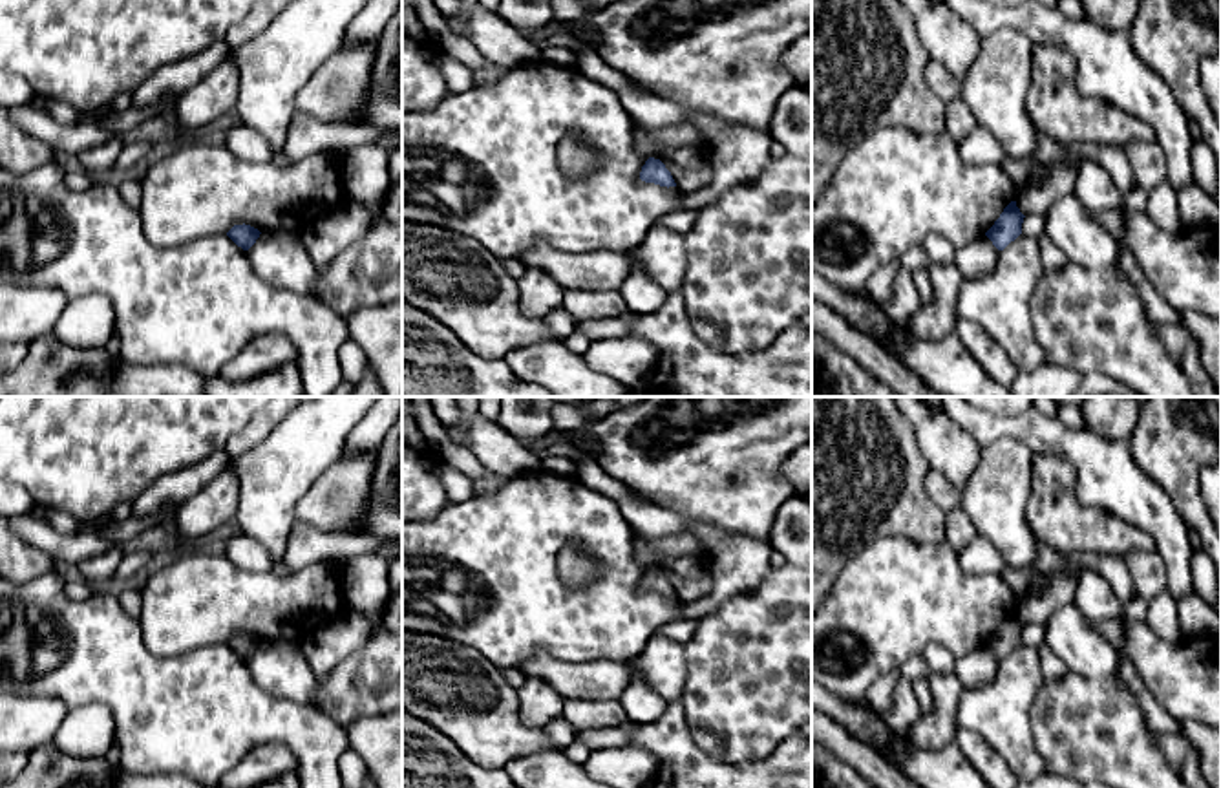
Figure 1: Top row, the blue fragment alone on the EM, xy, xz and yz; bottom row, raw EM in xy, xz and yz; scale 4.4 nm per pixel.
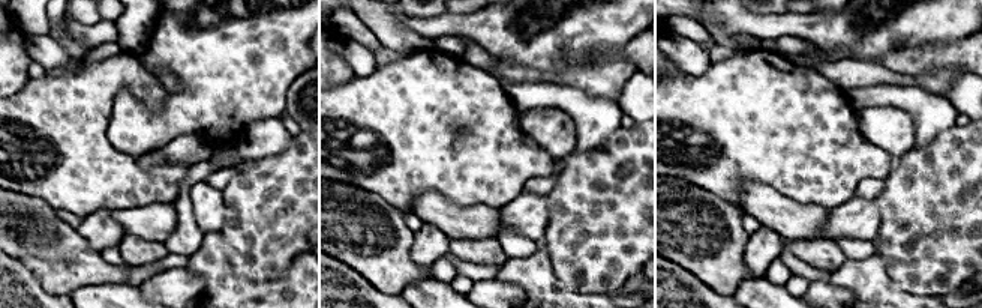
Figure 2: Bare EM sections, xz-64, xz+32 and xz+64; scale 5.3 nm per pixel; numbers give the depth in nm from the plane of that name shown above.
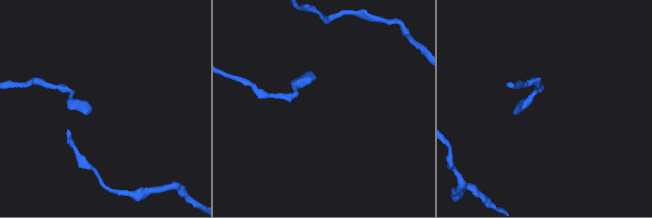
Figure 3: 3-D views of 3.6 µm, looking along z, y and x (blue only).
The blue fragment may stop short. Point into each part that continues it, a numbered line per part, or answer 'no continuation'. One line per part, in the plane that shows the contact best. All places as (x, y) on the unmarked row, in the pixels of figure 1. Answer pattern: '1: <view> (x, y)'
no continuation

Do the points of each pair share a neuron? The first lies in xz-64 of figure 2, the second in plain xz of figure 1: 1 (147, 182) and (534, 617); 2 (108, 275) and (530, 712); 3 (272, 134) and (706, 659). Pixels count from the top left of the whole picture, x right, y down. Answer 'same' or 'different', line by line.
1: same
2: different
3: different

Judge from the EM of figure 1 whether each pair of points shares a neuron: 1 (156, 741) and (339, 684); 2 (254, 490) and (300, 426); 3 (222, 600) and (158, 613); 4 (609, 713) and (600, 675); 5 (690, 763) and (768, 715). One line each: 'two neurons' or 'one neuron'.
1: two neurons
2: one neuron
3: one neuron
4: two neurons
5: two neurons

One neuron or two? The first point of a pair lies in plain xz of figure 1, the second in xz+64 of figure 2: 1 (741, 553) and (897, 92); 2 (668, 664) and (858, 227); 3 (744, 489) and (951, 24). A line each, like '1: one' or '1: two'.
1: one
2: one
3: one

